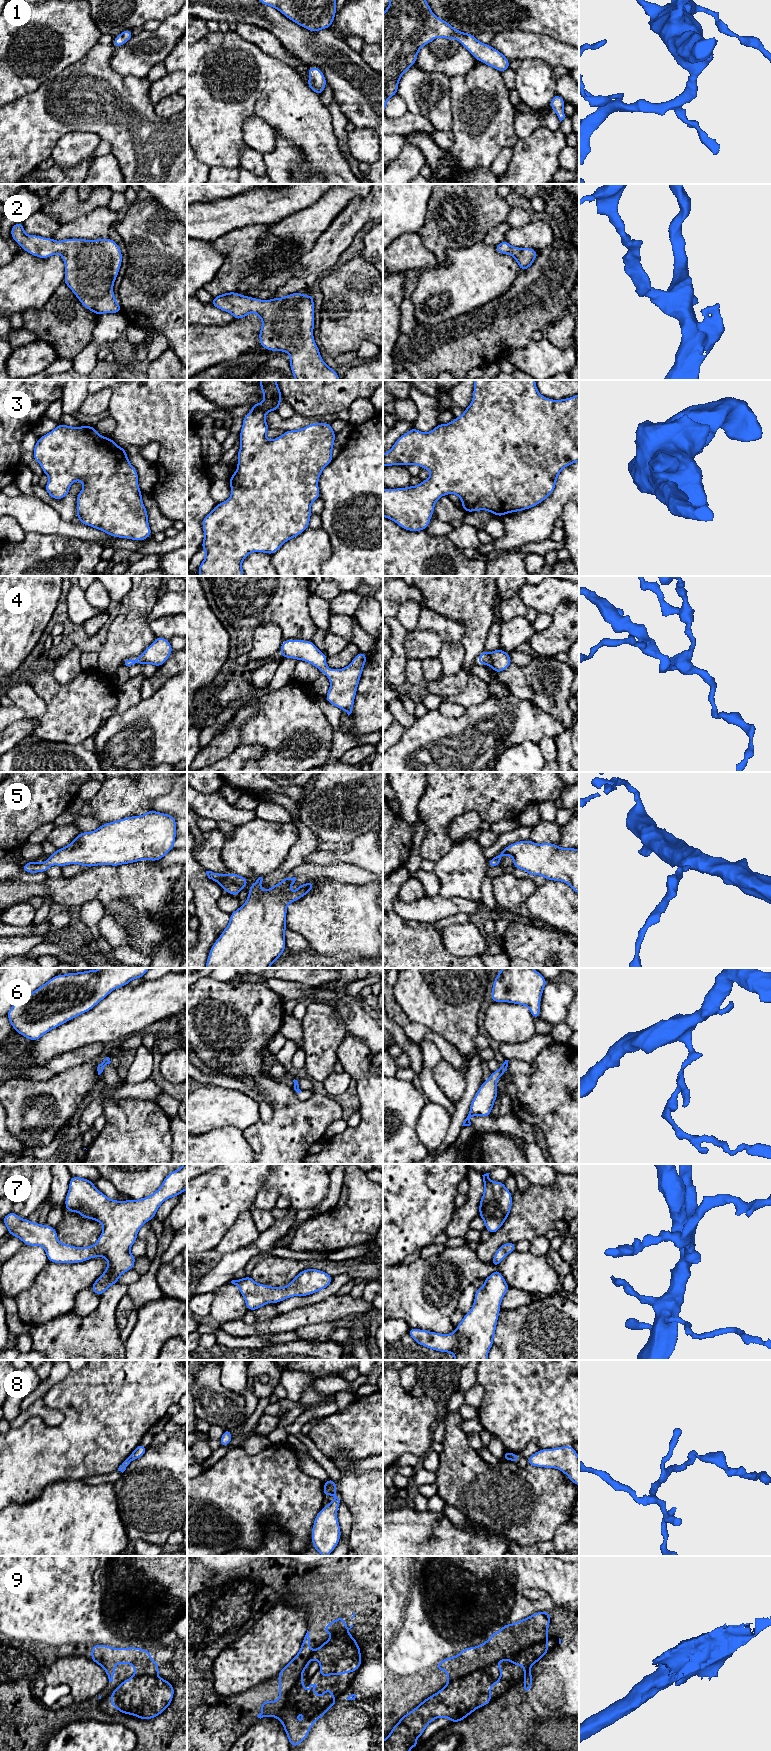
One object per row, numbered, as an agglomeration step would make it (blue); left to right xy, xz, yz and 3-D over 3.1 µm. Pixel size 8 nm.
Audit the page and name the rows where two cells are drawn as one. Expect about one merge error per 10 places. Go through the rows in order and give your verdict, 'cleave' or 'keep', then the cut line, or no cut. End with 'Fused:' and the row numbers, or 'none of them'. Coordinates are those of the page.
1: keep | no cut
2: keep | no cut
3: keep | no cut
4: keep | no cut
5: keep | no cut
6: keep | no cut
7: keep | no cut
8: cleave | xy (130, 1455), (133, 1459)
9: keep | no cut
Fused: 8

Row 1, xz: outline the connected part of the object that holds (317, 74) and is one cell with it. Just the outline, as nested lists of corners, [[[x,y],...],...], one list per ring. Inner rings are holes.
[[[309,67],[308,75],[309,80],[307,86],[316,94],[322,94],[327,84],[324,73],[318,67]]]

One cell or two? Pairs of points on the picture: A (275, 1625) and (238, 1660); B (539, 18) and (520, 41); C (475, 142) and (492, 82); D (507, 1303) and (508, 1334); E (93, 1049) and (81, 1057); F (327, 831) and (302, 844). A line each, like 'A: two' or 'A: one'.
A: one
B: two
C: one
D: two
E: one
F: two

